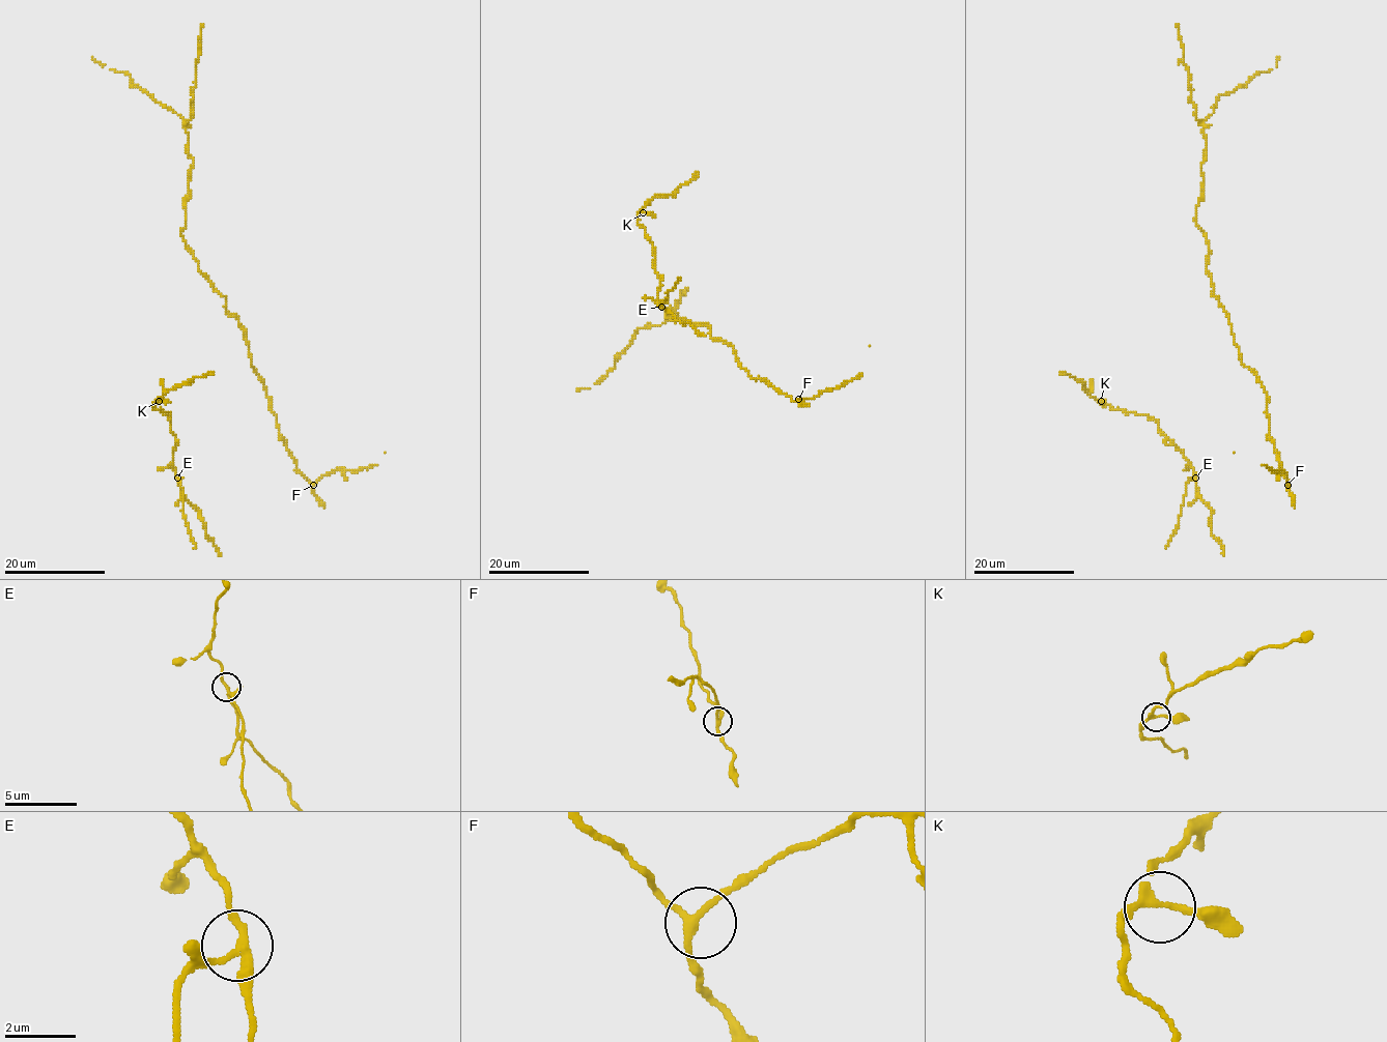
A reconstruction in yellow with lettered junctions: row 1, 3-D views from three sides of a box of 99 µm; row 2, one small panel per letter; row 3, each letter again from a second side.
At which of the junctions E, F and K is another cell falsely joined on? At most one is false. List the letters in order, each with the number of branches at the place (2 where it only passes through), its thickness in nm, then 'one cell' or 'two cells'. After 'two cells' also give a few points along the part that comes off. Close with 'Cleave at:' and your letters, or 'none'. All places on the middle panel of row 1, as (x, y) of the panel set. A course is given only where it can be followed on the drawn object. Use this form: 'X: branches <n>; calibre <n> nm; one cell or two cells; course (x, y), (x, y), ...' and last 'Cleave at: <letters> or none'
E: branches 3; calibre 220 nm; two cells; course (662, 308), (667, 292), (678, 277)
F: branches 3; calibre 200 nm; one cell
K: branches 3; calibre 190 nm; one cell
Cleave at: E

